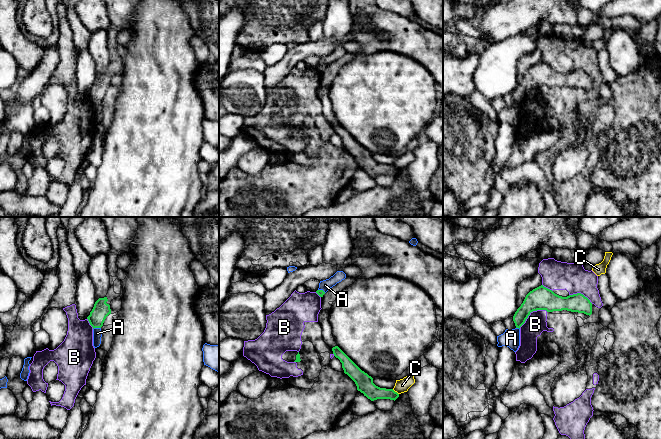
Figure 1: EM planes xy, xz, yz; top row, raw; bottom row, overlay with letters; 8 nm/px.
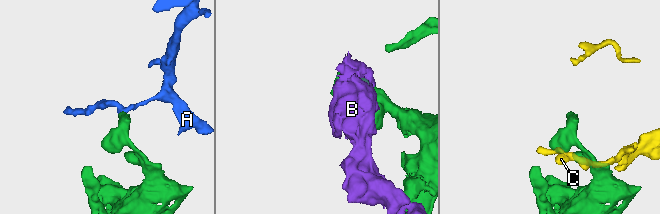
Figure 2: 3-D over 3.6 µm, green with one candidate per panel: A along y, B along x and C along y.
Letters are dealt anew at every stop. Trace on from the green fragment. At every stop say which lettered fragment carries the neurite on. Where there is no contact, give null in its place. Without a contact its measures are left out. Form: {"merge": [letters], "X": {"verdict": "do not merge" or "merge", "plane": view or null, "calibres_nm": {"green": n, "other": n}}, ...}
{"merge": [], "A": {"verdict": "do not merge", "plane": "xy", "calibres_nm": {"green": 140, "other": 80}}, "B": {"verdict": "do not merge", "plane": "yz", "calibres_nm": {"green": 190, "other": 170}}, "C": {"verdict": "do not merge", "plane": "xz", "calibres_nm": {"green": 140, "other": 110}}}

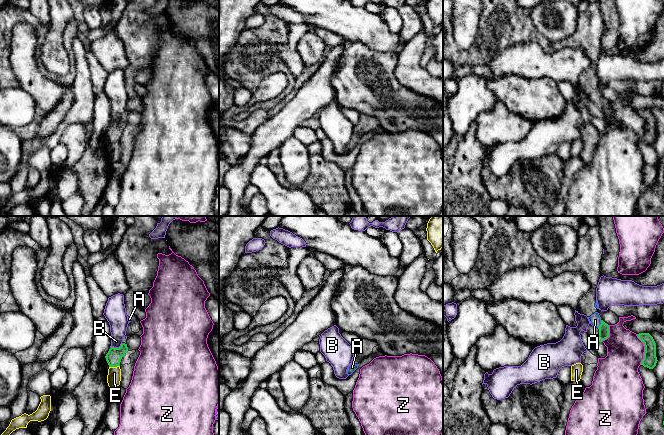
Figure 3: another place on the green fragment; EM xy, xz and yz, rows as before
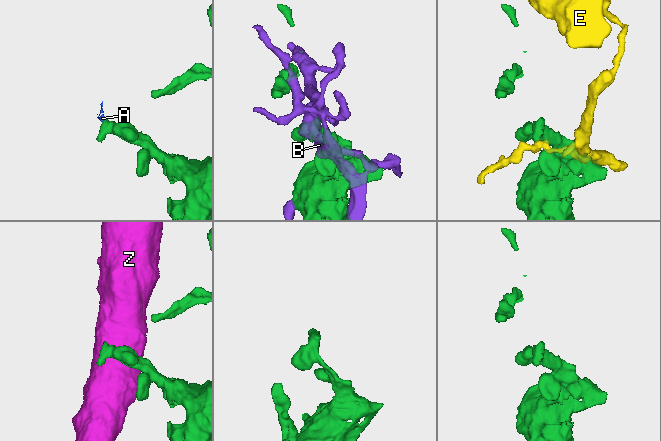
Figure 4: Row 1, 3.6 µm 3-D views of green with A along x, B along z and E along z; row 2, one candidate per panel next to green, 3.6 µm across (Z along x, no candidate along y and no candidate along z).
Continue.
{"merge": ["A"], "A": {"verdict": "merge", "plane": "yz", "calibres_nm": {"green": 80, "other": 100}}, "B": {"verdict": "do not merge", "plane": "xy", "calibres_nm": {"green": 120, "other": 160}}, "E": {"verdict": "do not merge", "plane": "xy", "calibres_nm": {"green": 120, "other": 110}}, "Z": {"verdict": "do not merge", "plane": "yz", "calibres_nm": {"green": 110, "other": 300}}}

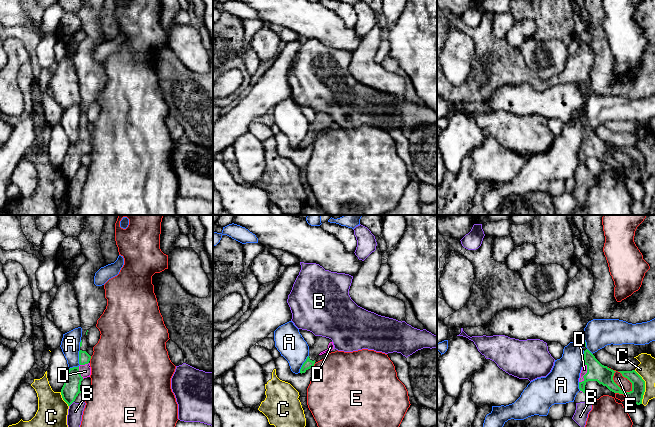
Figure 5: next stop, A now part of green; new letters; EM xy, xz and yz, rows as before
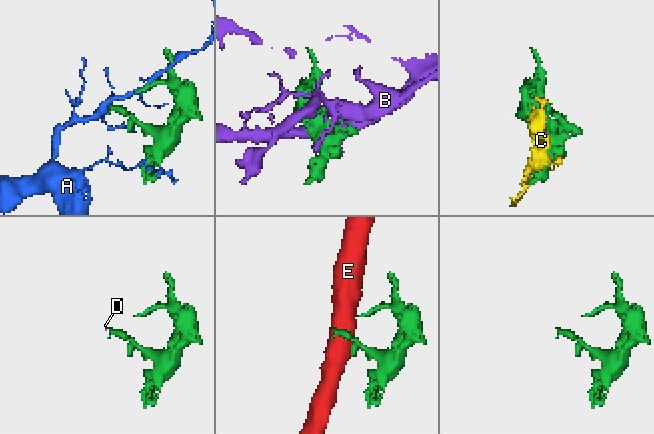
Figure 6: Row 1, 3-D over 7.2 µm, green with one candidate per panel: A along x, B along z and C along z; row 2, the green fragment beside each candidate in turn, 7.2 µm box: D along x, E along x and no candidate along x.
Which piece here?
{"merge": ["D"], "A": {"verdict": "do not merge", "plane": "xy", "calibres_nm": {"green": 90, "other": 160}}, "B": {"verdict": "do not merge", "plane": "xy", "calibres_nm": {"green": 140, "other": 120}}, "C": {"verdict": "do not merge", "plane": "yz", "calibres_nm": {"green": 110, "other": 140}}, "D": {"verdict": "merge", "plane": "yz", "calibres_nm": {"green": 150, "other": 50}}, "E": {"verdict": "do not merge", "plane": "yz", "calibres_nm": {"green": 150, "other": 90}}}

